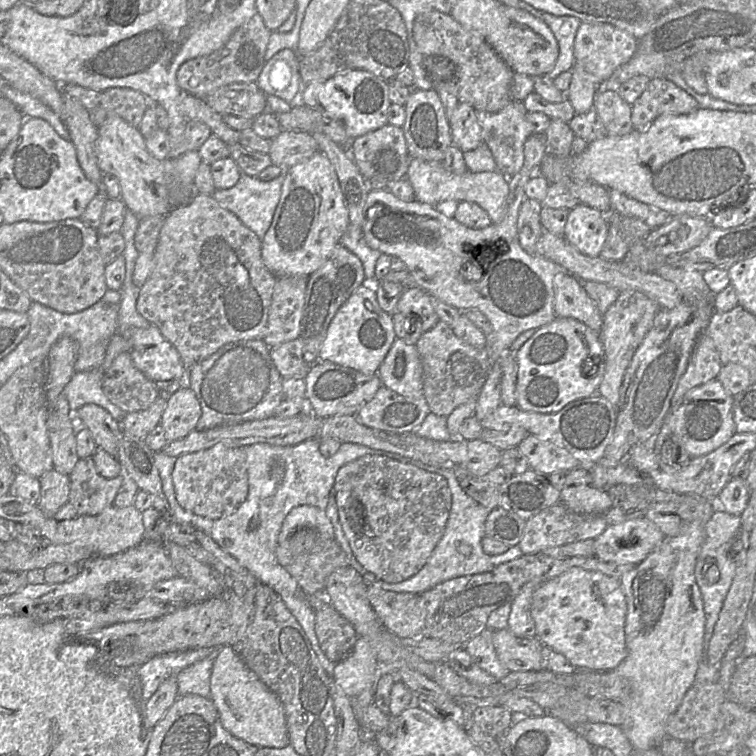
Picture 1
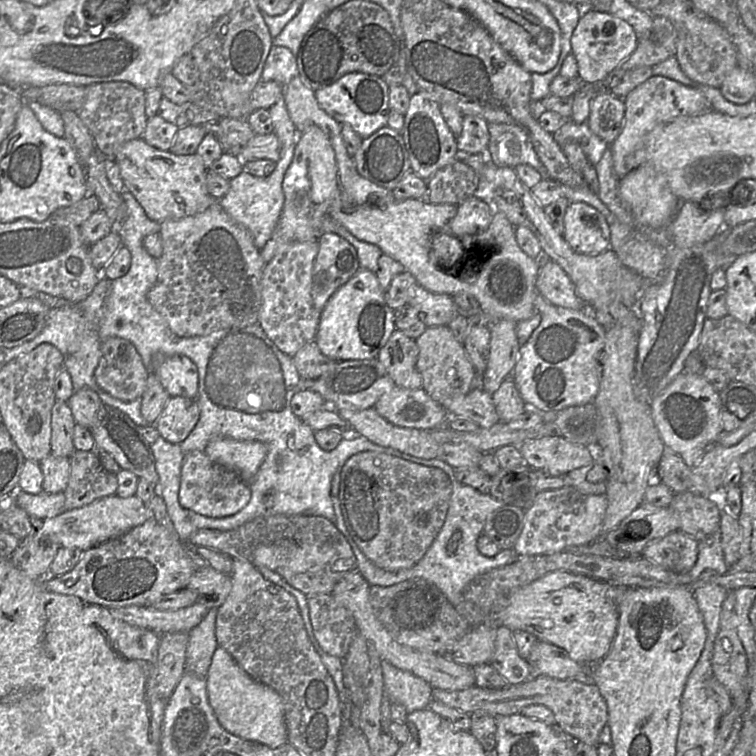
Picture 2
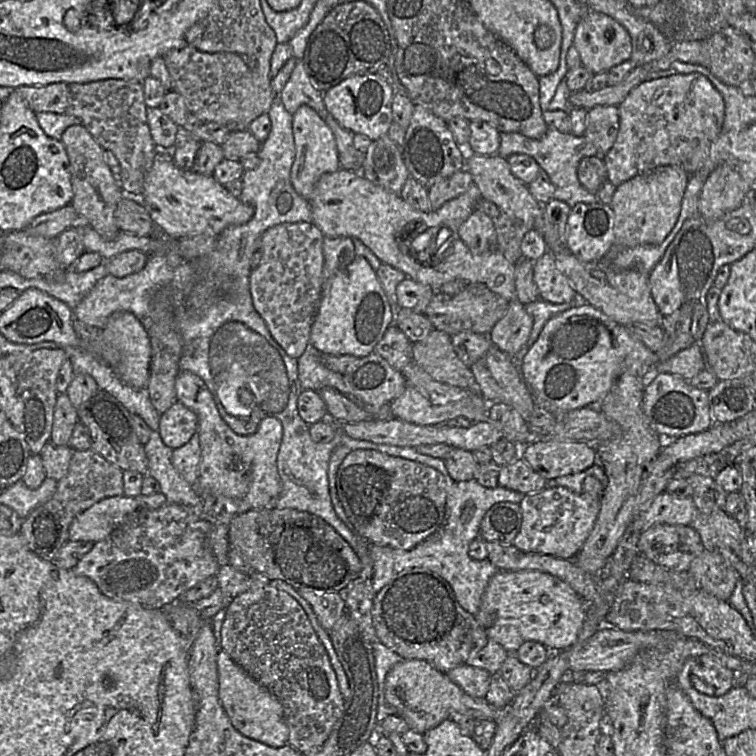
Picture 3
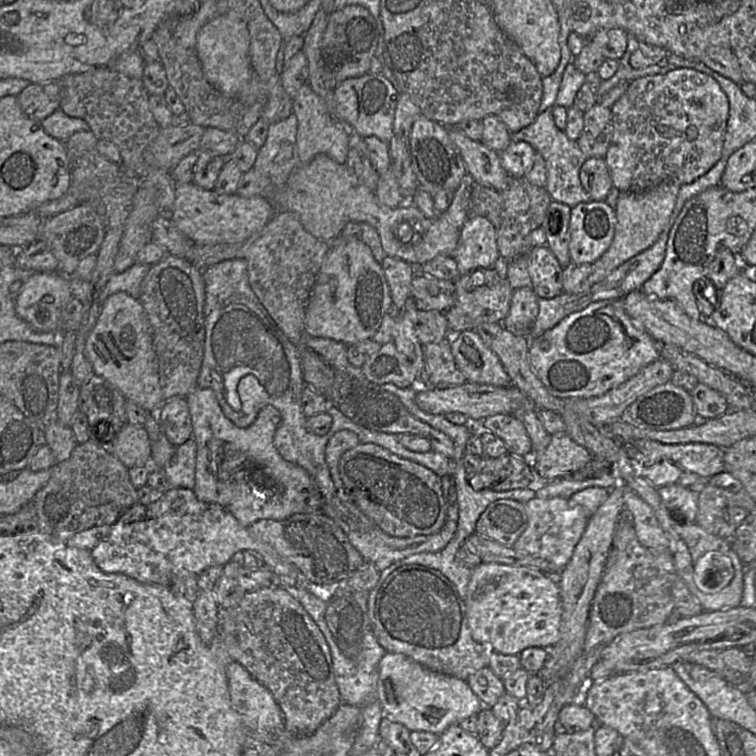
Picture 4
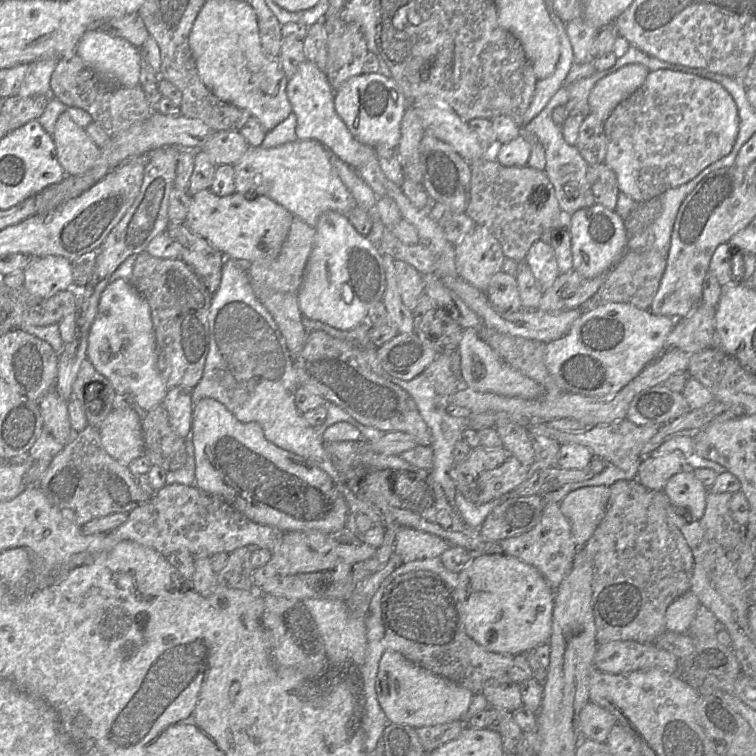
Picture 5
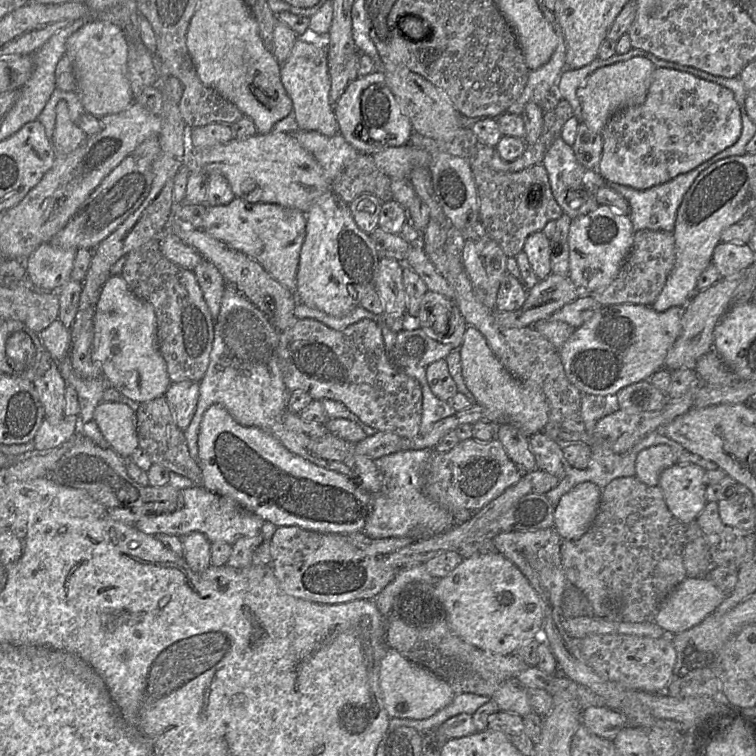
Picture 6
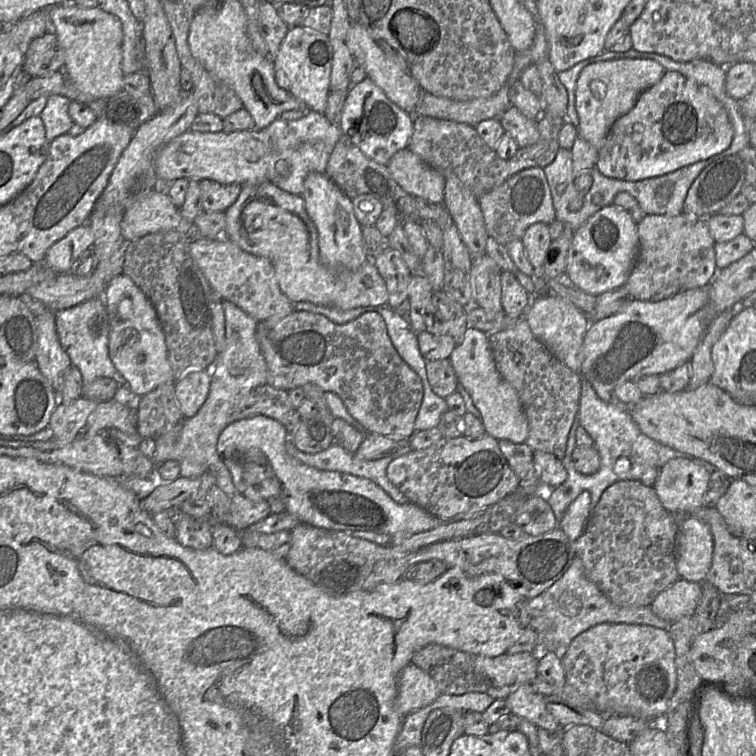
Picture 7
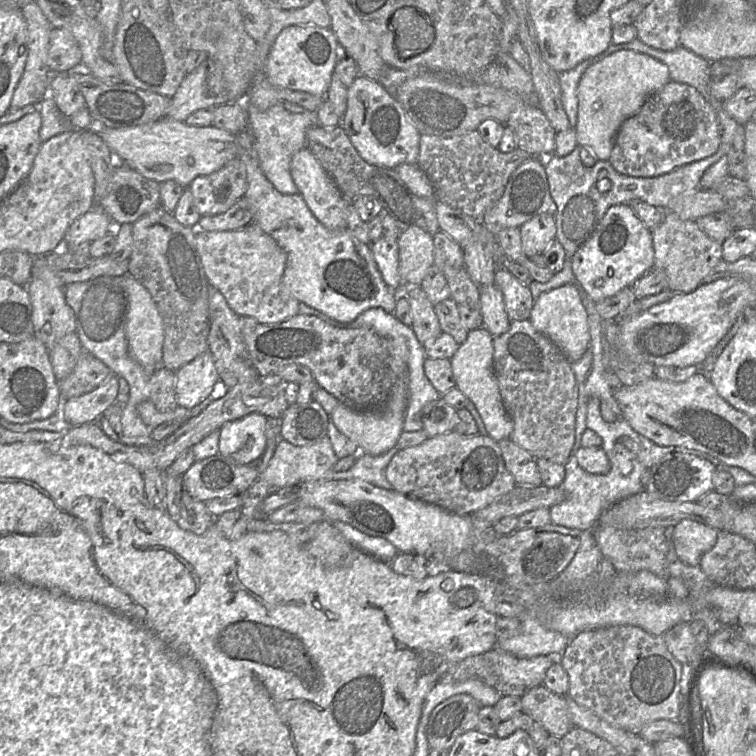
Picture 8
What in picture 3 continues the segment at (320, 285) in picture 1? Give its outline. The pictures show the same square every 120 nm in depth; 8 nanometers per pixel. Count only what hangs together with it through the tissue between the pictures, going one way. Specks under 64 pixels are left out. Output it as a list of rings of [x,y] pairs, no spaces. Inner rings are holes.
[[[324,237],[323,239],[323,283],[345,269],[356,257],[351,237]]]

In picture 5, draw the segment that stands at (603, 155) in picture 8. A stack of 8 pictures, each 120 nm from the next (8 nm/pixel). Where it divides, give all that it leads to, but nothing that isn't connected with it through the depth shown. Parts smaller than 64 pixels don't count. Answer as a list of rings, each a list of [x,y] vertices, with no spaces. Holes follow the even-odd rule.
[[[633,63],[599,80],[589,94],[589,113],[605,121],[620,102],[642,86],[649,72],[645,66]]]

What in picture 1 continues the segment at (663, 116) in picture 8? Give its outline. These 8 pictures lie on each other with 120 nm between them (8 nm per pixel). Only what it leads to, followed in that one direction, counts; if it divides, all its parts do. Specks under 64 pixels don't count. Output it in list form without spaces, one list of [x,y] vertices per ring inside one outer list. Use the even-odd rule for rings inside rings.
[[[664,77],[653,78],[639,98],[631,104],[631,122],[634,130],[643,131],[660,116],[689,114],[698,108],[696,100],[673,82]]]

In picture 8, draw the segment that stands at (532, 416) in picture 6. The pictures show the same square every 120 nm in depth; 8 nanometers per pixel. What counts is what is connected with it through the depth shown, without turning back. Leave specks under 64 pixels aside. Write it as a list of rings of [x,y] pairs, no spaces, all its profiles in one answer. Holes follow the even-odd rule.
[[[484,327],[469,331],[466,340],[459,345],[450,361],[456,388],[474,404],[484,423],[486,433],[498,442],[510,438],[514,424],[504,407],[494,374],[493,338]]]

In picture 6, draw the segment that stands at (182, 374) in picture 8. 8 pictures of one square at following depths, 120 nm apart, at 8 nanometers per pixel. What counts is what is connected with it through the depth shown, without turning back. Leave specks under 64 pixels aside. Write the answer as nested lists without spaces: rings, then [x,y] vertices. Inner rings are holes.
[[[185,380],[172,383],[165,394],[176,423],[183,431],[188,428],[194,418],[199,400],[199,388],[199,382]]]

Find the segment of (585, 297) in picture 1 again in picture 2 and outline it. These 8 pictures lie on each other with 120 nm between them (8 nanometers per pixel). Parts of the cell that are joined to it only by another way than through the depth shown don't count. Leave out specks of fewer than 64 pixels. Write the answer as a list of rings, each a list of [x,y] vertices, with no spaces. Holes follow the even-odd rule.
[[[550,259],[541,262],[537,290],[553,305],[571,309],[582,309],[587,305],[565,271]]]

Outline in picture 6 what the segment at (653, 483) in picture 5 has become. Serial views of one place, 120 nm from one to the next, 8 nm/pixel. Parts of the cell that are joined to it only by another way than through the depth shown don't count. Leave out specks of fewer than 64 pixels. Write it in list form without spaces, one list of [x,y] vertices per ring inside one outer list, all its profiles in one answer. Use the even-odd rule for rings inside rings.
[[[667,445],[651,446],[638,454],[635,477],[648,486],[657,486],[662,471],[674,464],[677,464],[677,456],[672,448]]]

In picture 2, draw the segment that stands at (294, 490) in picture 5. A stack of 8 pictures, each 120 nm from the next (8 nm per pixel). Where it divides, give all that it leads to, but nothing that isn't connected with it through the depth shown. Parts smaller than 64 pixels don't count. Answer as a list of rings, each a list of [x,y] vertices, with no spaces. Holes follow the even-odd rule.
[[[172,355],[163,358],[153,372],[170,394],[196,399],[198,394],[198,369],[185,355]],[[217,437],[204,452],[211,461],[235,471],[248,483],[265,460],[268,447],[260,441]]]

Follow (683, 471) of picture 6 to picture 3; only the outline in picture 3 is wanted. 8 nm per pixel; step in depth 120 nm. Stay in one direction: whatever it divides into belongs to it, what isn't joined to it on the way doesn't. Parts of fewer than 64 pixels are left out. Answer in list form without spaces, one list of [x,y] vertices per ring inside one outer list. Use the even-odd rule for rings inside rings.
[[[663,491],[636,517],[634,526],[640,533],[656,524],[690,526],[697,512],[691,497],[679,498]]]

